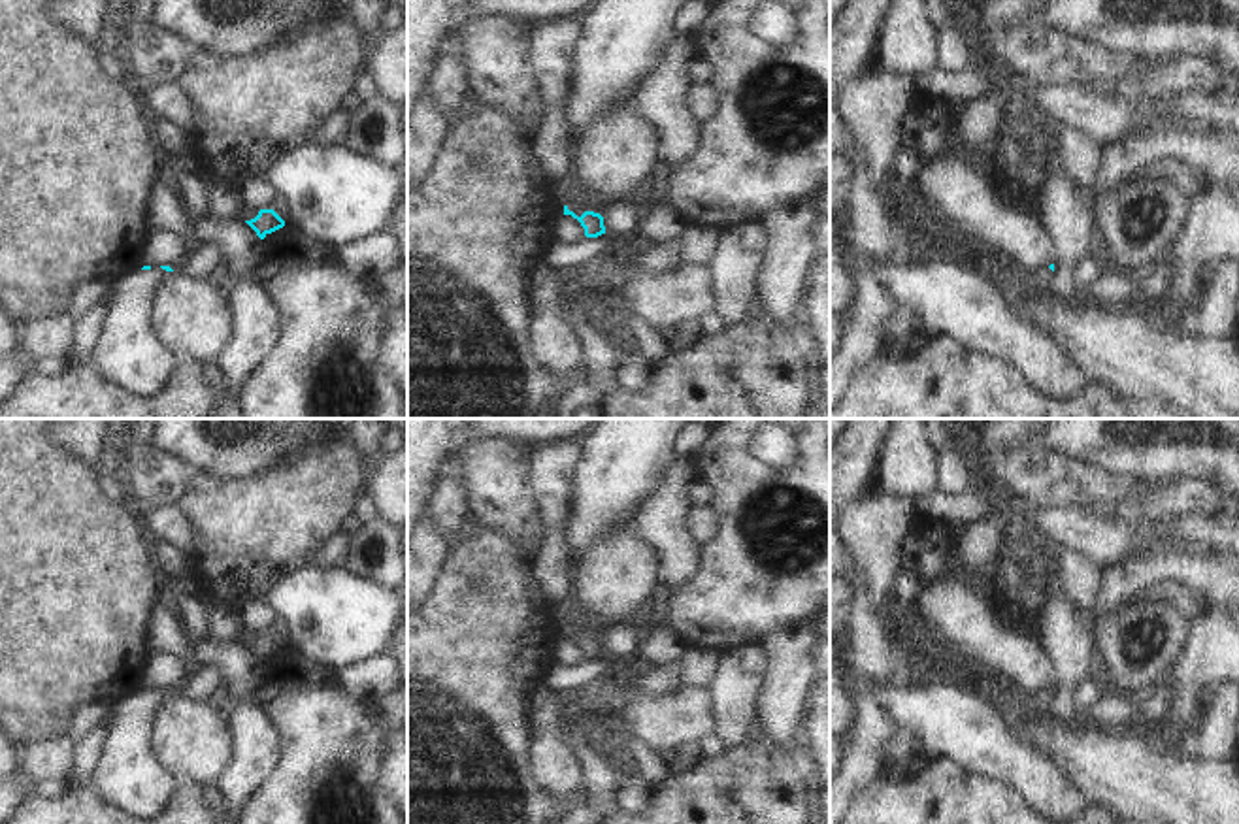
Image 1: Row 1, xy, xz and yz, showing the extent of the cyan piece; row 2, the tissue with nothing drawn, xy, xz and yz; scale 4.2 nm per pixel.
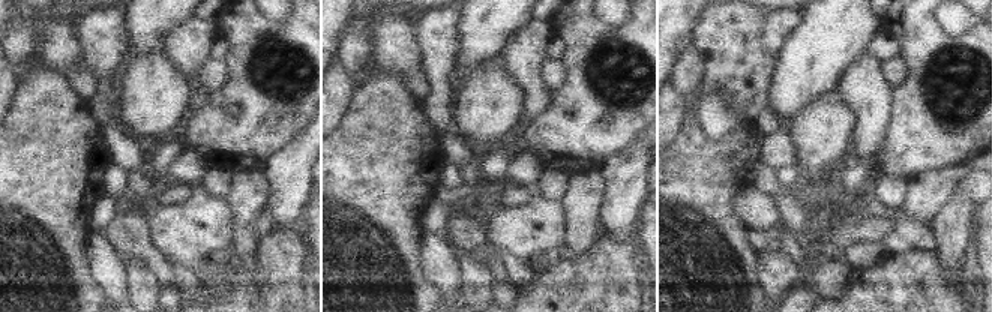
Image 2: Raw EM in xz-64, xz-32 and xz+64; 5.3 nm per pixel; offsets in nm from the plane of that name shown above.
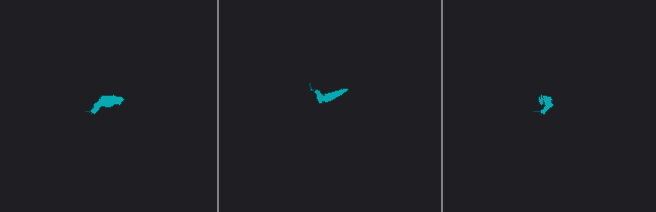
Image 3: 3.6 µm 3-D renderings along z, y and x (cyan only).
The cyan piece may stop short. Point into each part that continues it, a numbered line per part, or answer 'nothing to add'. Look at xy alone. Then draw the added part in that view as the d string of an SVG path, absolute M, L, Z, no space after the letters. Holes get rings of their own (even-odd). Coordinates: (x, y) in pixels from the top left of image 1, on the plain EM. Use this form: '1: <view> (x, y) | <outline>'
1: xy (131, 775) | M151 690L115 705L117 715L91 783L107 801L143 820L164 815L179 788L155 743L168 698L162 690Z

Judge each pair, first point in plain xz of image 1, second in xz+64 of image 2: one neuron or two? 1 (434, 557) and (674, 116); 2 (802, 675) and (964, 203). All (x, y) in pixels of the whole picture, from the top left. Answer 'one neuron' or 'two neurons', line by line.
1: one neuron
2: one neuron

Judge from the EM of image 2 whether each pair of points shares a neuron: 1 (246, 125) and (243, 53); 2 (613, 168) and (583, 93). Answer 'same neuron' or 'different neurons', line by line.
1: same neuron
2: different neurons

